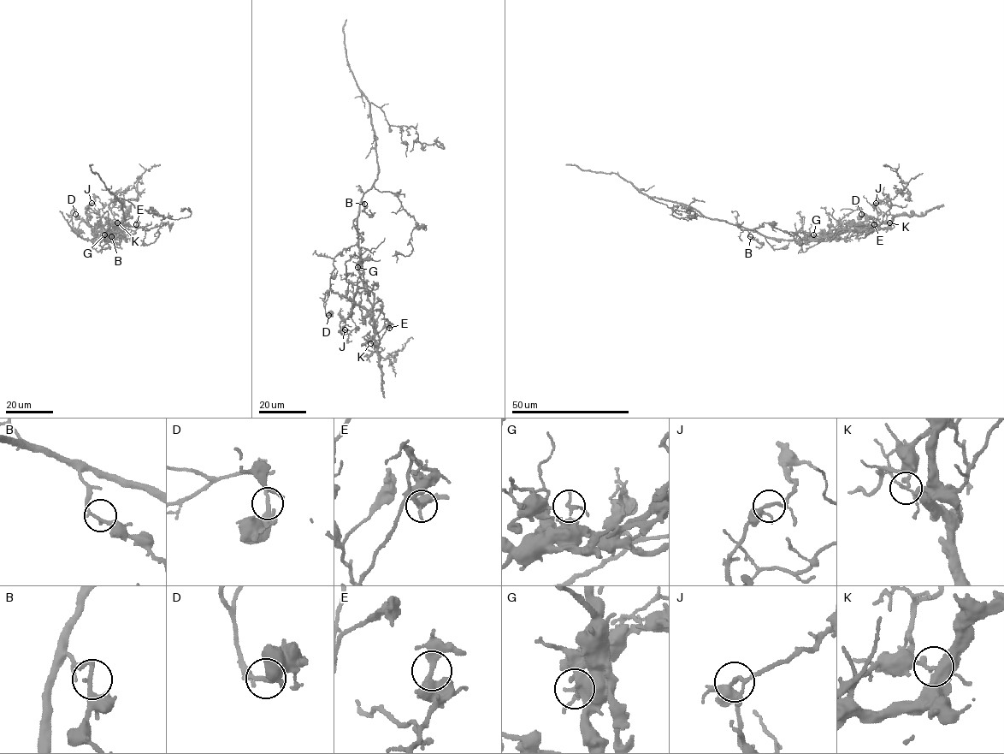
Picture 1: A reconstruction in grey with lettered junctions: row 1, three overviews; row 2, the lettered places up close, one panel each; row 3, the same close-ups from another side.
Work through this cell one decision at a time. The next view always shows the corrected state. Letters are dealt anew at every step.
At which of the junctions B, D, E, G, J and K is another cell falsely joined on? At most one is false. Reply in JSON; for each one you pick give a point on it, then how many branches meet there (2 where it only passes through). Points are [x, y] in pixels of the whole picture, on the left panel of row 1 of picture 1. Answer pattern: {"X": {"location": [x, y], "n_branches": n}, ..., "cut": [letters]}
{"K": {"location": [117, 222], "n_branches": 2}, "cut": ["K"]}

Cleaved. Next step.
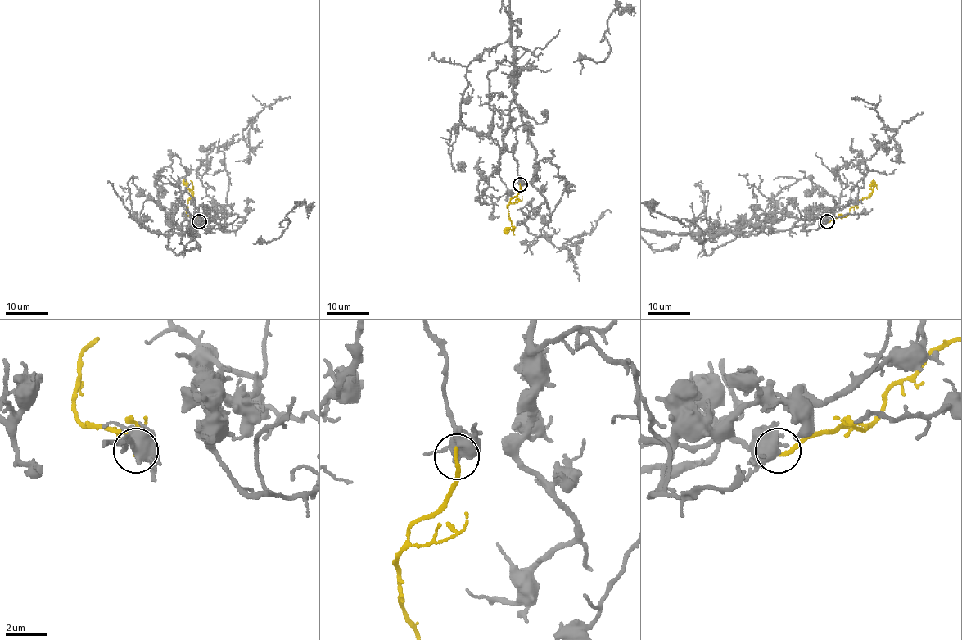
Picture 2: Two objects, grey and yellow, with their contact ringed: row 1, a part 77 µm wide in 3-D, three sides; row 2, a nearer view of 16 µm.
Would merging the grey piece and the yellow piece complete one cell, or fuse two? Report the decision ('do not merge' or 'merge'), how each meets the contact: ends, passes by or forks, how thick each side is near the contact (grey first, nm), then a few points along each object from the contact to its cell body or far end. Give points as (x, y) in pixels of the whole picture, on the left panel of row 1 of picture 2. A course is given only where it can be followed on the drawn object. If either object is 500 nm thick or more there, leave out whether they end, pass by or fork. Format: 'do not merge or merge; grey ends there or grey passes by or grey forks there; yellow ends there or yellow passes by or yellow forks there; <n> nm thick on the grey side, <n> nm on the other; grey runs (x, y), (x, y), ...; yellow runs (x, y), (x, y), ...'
merge; 600 nm thick on the grey side, 240 nm on the other

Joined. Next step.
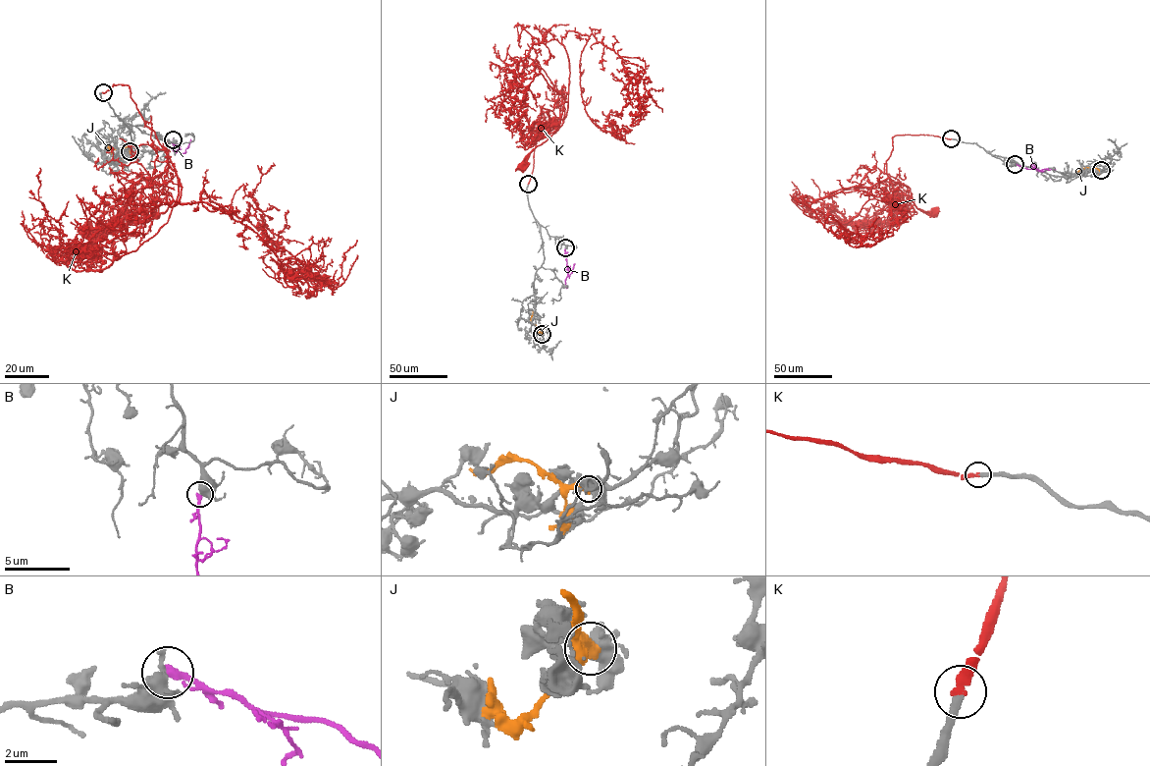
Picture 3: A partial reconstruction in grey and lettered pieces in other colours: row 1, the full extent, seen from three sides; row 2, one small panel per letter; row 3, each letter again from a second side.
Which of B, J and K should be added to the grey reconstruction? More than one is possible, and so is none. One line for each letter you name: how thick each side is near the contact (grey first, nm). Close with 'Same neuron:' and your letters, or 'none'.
K: 320/360 nm
Same neuron: K

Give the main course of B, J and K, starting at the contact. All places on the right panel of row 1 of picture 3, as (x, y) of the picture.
B: (1015, 164), (1042, 171), (1031, 164)
J: (1101, 170), (1085, 167), (1077, 172)
K: (951, 139), (894, 136), (888, 177), (868, 188), (798, 197), (852, 246), (881, 241), (888, 231), (878, 227)

